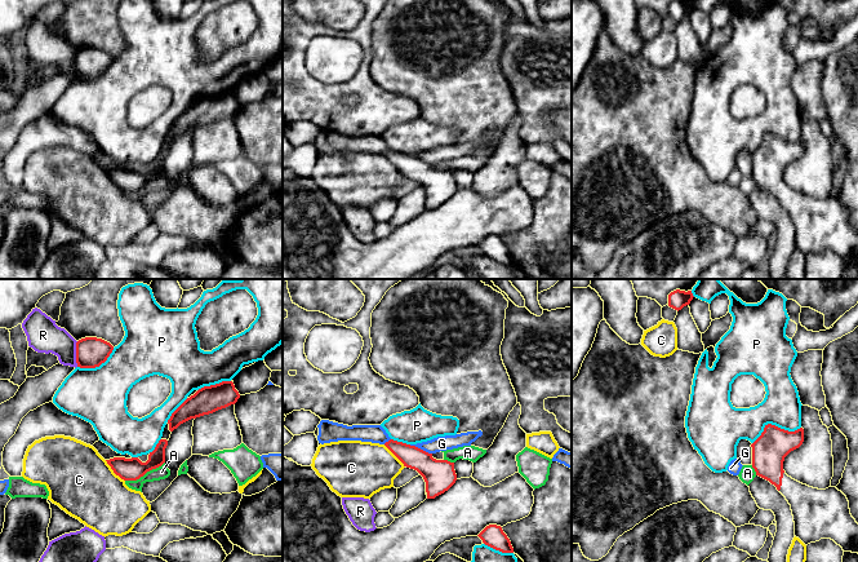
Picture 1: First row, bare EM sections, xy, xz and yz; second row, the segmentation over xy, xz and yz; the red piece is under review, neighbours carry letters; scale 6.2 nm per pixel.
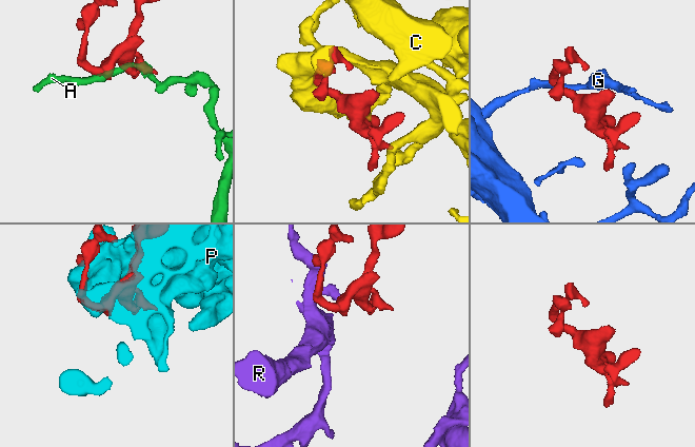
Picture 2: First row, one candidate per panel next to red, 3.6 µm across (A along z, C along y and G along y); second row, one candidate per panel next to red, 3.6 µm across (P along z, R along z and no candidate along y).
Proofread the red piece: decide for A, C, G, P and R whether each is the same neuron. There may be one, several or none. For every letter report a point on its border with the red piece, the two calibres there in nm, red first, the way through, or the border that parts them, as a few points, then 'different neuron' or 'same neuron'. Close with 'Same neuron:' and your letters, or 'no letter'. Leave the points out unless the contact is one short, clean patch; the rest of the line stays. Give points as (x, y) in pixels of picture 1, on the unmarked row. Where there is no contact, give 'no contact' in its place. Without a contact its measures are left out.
A: contact xy (145, 184); calibres 140 and 80 nm; border xy (164, 172), (138, 189), (125, 191); different neuron
C: contact xy (114, 182); calibres 140 and 400 nm; different neuron
G: contact xz (419, 159); calibres 190 and 100 nm; border xz (409, 155), (414, 155), (431, 164); different neuron
P: contact yz (774, 136); calibres 220 and 240 nm; different neuron
R: contact xy (76, 65); calibres 190 and 200 nm; different neuron
Same neuron: no letter

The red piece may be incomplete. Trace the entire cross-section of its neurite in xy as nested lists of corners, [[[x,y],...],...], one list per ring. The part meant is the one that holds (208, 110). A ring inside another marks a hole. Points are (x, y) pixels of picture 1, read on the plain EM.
[[[222,92],[215,96],[204,97],[187,109],[168,130],[169,141],[173,142],[181,134],[218,120],[235,115],[240,109],[232,92]]]

